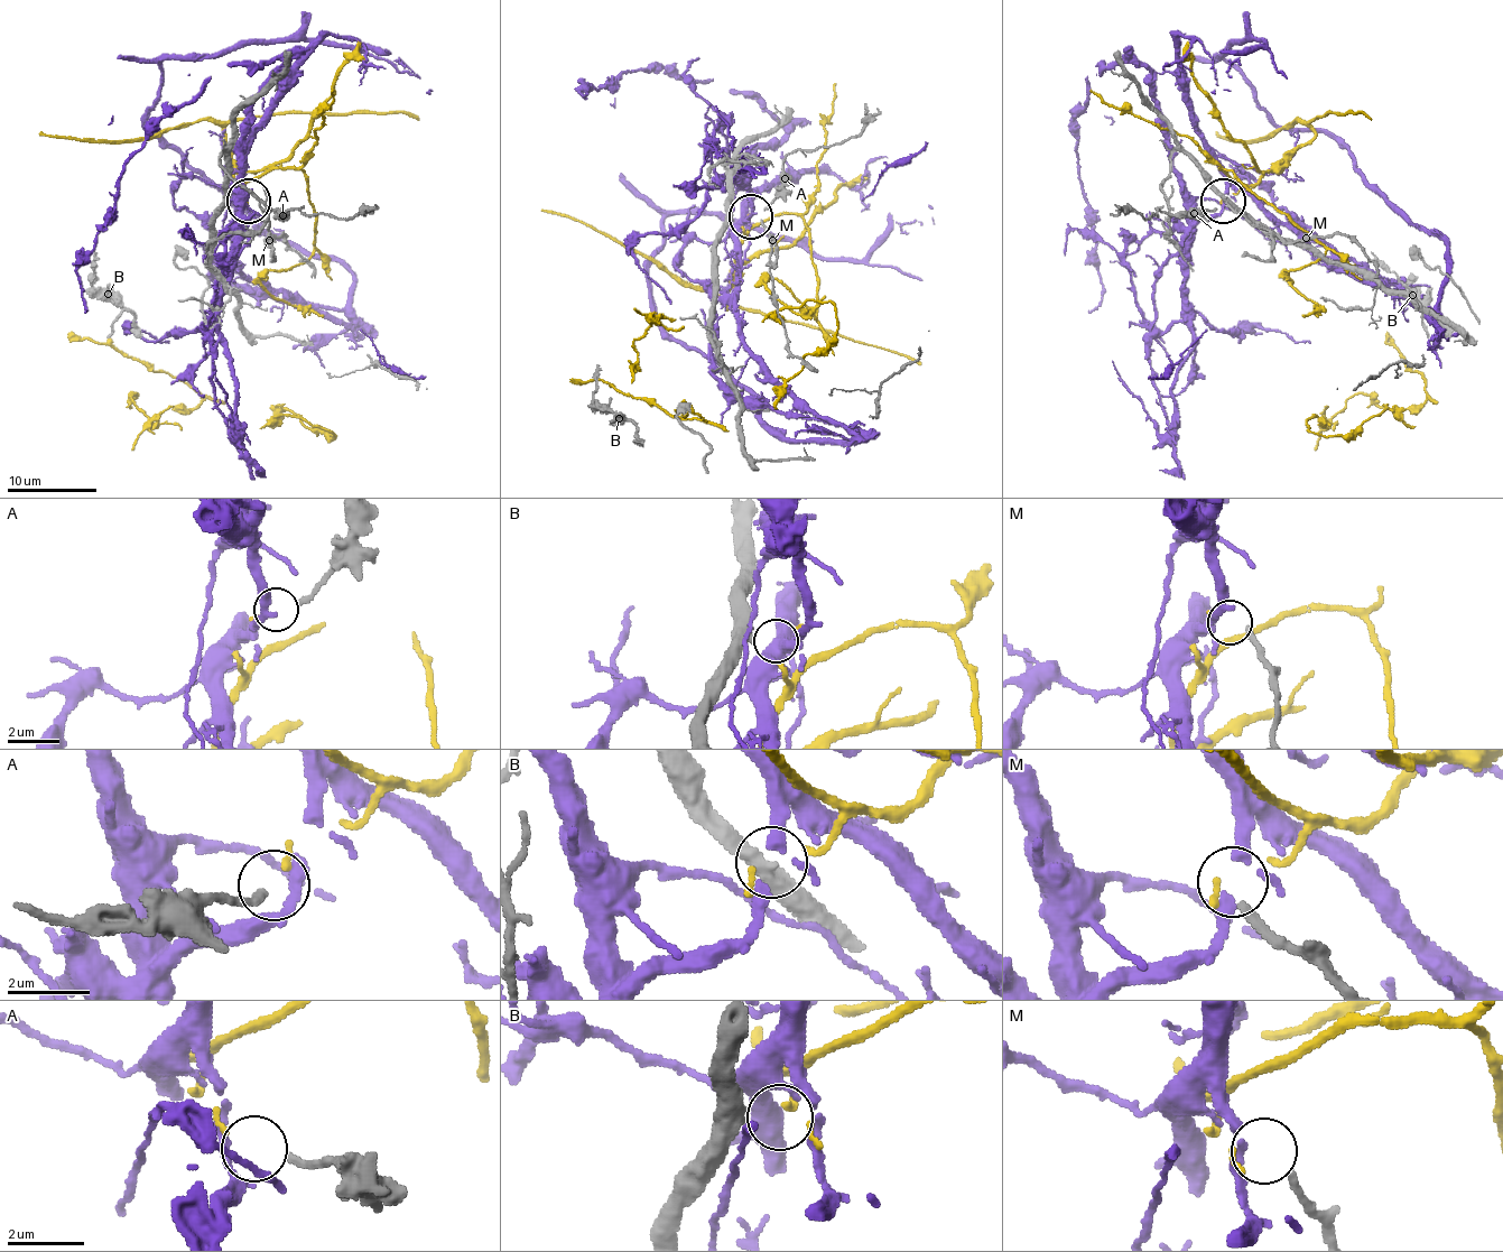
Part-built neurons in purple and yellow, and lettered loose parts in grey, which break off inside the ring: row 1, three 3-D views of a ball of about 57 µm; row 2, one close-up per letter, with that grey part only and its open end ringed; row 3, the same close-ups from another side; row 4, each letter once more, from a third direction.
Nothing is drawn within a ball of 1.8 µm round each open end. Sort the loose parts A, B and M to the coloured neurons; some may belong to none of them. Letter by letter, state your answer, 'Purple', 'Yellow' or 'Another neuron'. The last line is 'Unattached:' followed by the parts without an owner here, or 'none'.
A: Yellow
B: Another neuron
M: Another neuron
Unattached: B, M

